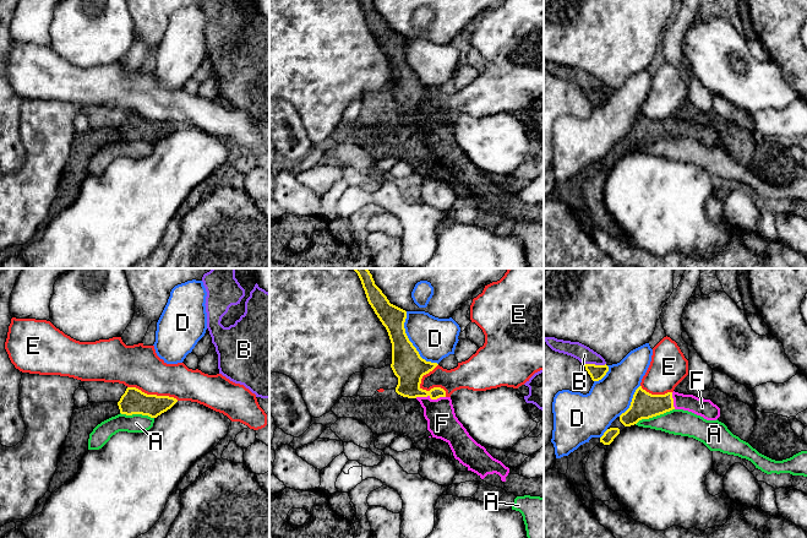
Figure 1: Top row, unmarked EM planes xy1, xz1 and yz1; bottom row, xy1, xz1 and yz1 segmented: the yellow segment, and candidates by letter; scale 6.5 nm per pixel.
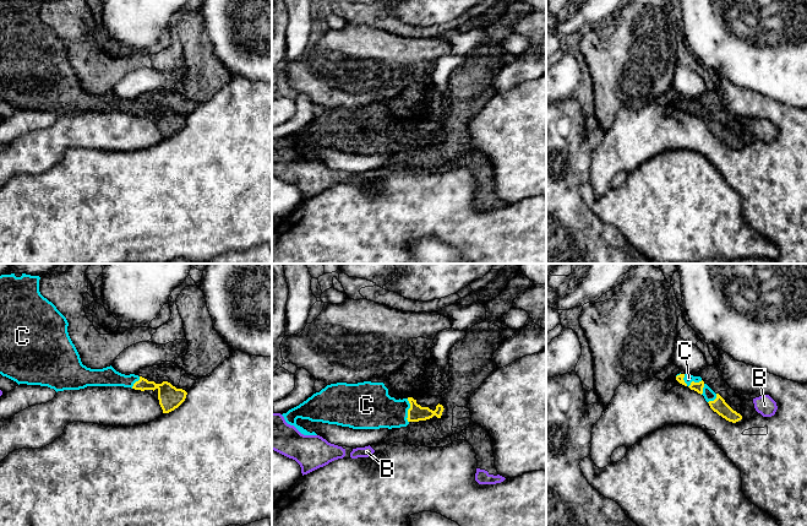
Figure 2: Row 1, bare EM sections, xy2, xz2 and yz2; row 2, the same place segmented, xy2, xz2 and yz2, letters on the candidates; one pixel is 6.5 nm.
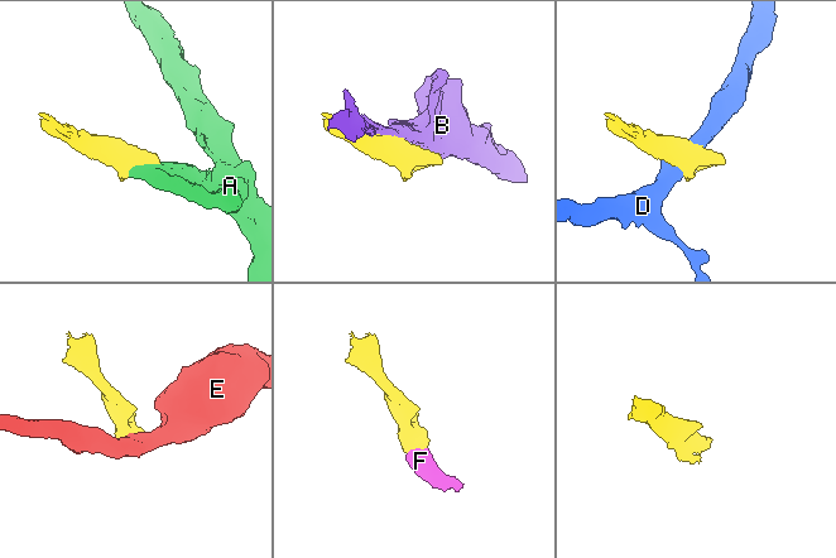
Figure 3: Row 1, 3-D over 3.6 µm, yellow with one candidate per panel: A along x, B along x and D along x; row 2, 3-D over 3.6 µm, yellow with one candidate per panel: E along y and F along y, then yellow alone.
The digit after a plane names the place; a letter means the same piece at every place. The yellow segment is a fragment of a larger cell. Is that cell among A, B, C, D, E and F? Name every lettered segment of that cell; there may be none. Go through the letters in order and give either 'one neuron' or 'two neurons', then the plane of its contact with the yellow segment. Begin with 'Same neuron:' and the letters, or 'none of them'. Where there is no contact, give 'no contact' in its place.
Same neuron: C, F
A: two neurons; meets yellow in yz1
B: two neurons; meets yellow in yz1
C: one neuron; meets yellow in yz2
D: two neurons; meets yellow in xz1
E: two neurons; meets yellow in xz1
F: one neuron; meets yellow in xz1

